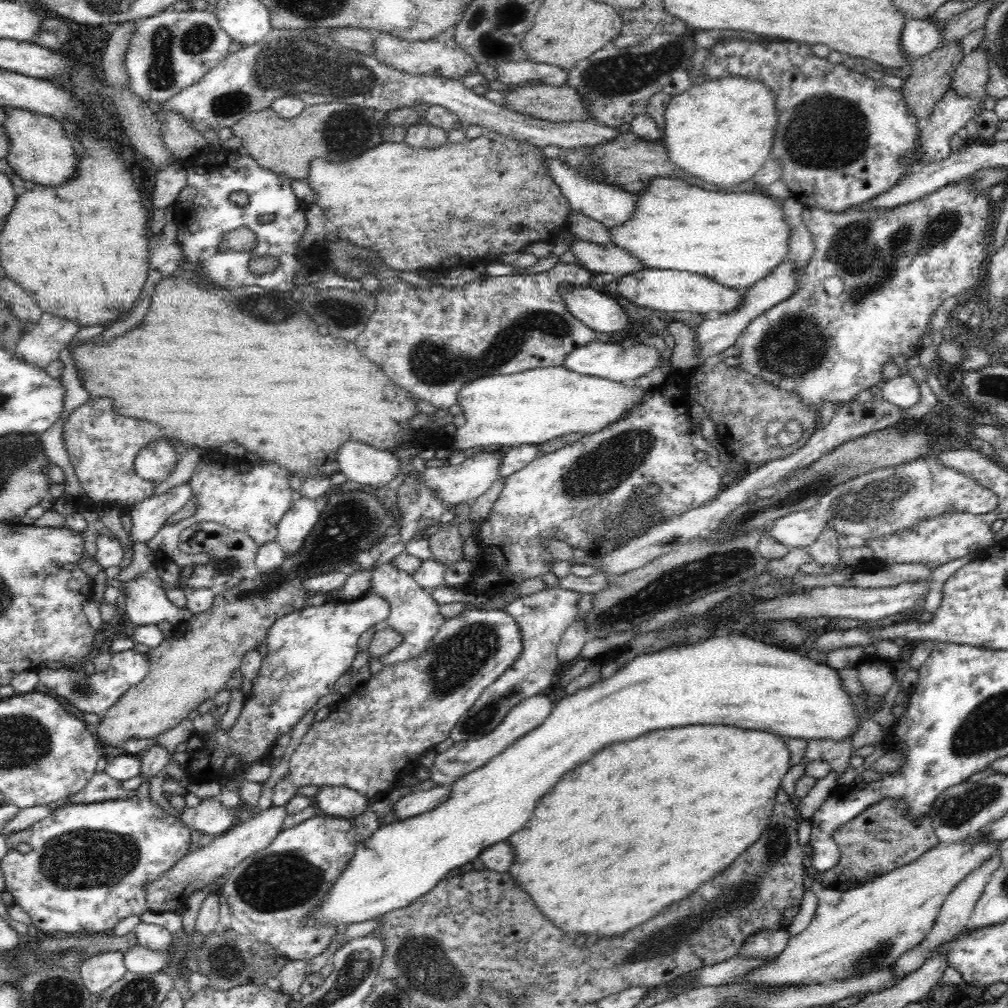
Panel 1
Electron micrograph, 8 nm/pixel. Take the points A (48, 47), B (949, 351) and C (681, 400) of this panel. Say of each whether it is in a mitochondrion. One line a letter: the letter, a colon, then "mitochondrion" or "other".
A: other
B: other
C: other

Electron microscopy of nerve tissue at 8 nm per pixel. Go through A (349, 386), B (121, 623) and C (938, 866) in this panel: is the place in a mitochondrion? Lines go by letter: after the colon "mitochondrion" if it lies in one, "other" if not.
A: other
B: other
C: other

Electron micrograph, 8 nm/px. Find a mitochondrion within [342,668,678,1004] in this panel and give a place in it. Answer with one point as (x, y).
(423, 966)

